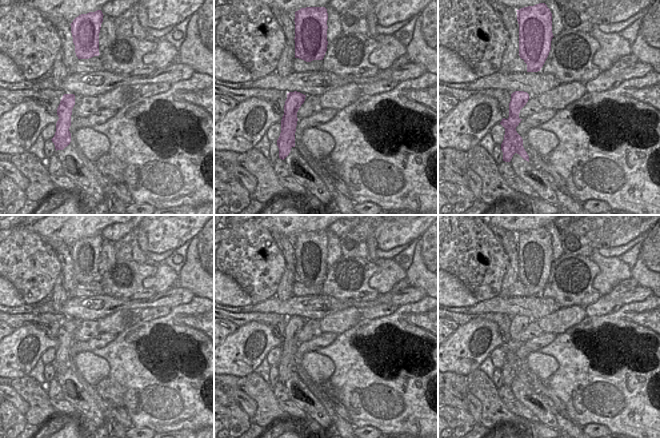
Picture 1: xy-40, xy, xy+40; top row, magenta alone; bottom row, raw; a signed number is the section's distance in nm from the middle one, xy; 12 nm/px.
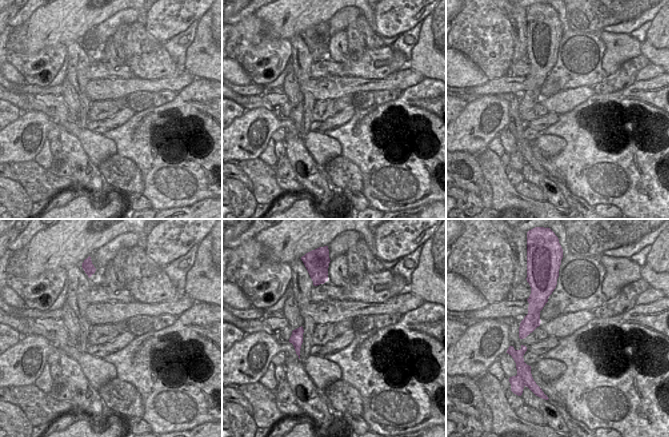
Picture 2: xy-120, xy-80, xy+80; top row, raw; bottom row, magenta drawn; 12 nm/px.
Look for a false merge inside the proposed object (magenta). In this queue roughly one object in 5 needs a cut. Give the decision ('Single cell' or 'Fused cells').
Fused cells.

